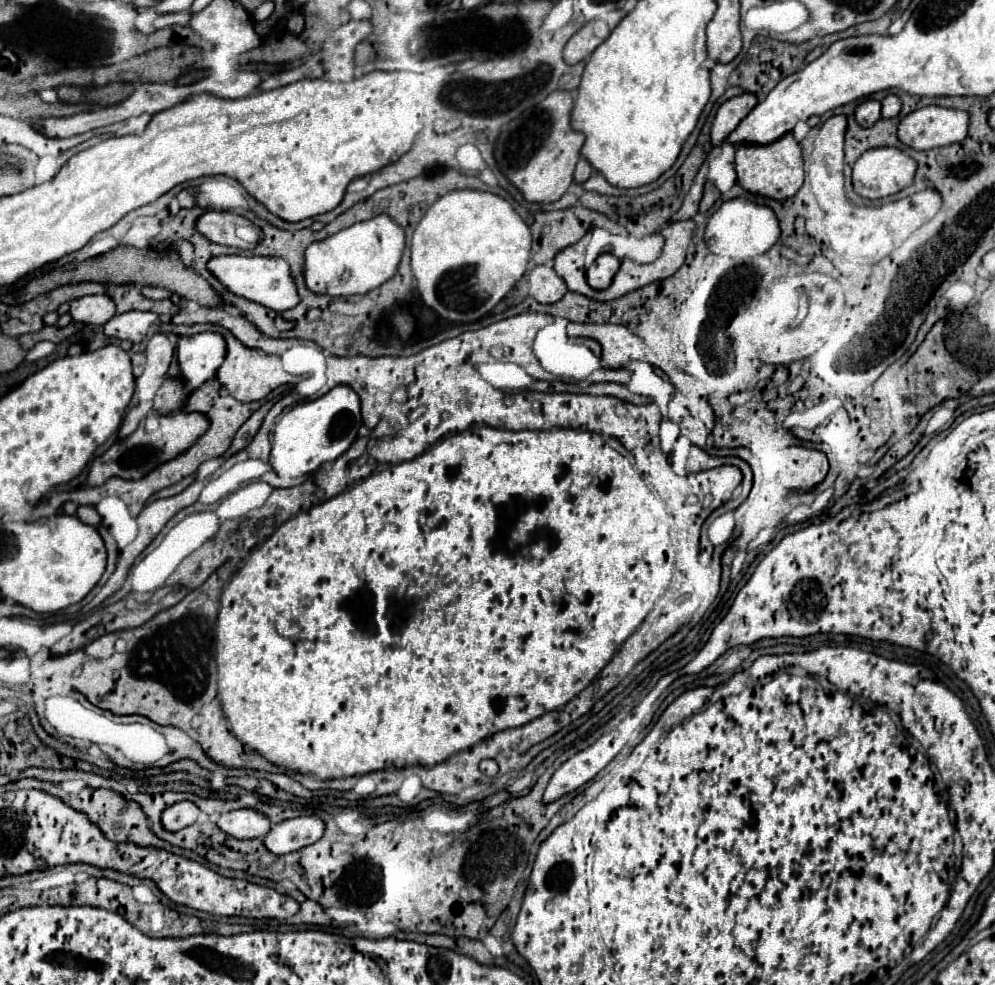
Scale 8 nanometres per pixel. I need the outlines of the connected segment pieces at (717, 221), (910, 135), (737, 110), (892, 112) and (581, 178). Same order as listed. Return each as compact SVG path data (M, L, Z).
M731 199L725 201L709 219L705 229L705 241L709 251L731 255L731 257L755 257L765 251L769 251L781 235L779 219L773 213L773 209L765 205L757 205L747 199Z
M929 105L903 117L899 139L913 149L935 149L961 143L967 137L967 111Z
M743 93L739 97L733 97L725 101L715 115L715 121L711 125L711 143L721 145L731 131L739 125L741 119L747 117L747 113L757 105L757 97L753 93Z
M887 95L881 101L881 117L883 119L893 119L899 115L899 111L901 111L901 99L897 95Z
M581 157L577 163L577 169L575 169L575 183L585 183L591 173L593 173L593 167L587 163L587 159Z

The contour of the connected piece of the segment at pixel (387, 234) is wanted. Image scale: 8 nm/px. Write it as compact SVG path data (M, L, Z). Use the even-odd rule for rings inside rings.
M381 213L369 221L355 223L323 241L315 241L305 251L305 281L307 287L315 293L337 295L363 295L397 273L405 249L405 231L389 215ZM351 271L347 281L341 281L341 275Z

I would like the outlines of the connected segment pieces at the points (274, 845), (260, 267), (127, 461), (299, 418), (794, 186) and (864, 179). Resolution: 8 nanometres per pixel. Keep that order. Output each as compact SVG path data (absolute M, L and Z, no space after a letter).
M295 817L271 827L271 831L265 835L265 847L275 855L285 855L319 841L323 833L325 821L321 817Z
M223 255L213 257L207 263L207 269L235 295L249 301L261 303L273 311L287 311L299 303L299 293L291 267L285 259L279 257L245 257L245 255Z
M183 409L171 413L171 415L161 415L159 417L159 427L155 431L145 431L145 427L141 425L135 433L131 433L129 437L117 441L115 445L111 445L101 457L97 457L89 469L87 475L87 483L89 485L103 485L107 479L111 477L121 477L121 479L131 479L137 481L141 477L145 477L147 473L151 473L155 467L179 457L183 451L187 451L209 427L209 419L203 413L185 413Z
M339 385L335 389L331 389L329 393L325 393L323 397L315 399L315 401L305 401L295 405L293 409L289 409L273 427L273 441L271 441L271 455L269 455L269 463L273 467L273 471L279 477L307 477L313 471L319 469L321 463L325 461L335 461L337 457L341 457L351 443L357 437L357 429L361 427L361 411L359 411L361 403L355 391L351 391L351 387L347 385Z
M785 133L783 137L767 145L741 143L737 145L737 153L735 153L735 171L737 171L737 181L743 189L771 197L771 199L789 199L803 185L801 147L795 141L793 133Z
M897 147L865 151L853 165L853 187L861 197L881 199L899 193L915 177L915 159Z

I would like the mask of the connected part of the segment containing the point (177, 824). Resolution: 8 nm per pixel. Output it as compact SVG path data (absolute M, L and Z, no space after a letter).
M179 801L179 803L171 805L169 809L165 809L163 827L167 831L179 831L183 827L193 825L197 821L197 817L199 817L199 807L195 807L195 803Z

